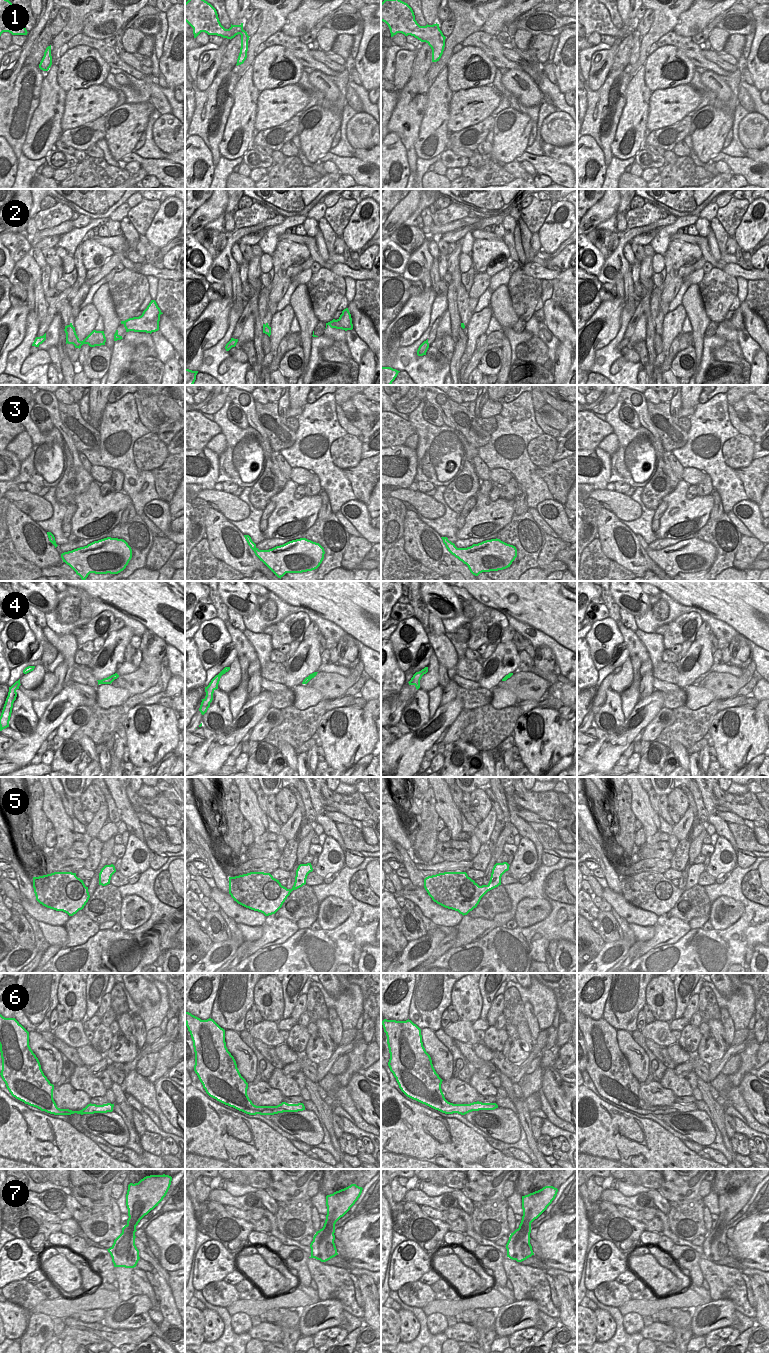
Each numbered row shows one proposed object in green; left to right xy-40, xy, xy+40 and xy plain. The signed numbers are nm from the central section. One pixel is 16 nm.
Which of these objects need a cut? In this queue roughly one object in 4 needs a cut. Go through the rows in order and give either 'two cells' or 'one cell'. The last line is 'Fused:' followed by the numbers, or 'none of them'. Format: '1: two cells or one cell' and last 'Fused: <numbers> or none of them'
1: one cell
2: one cell
3: one cell
4: two cells
5: one cell
6: one cell
7: one cell
Fused: 4

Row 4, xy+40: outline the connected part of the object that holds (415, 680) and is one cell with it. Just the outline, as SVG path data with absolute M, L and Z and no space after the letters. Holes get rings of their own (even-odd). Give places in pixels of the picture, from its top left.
M425 667L423 671L416 672L411 680L408 682L409 685L414 685L418 690L420 688L420 680L424 674L428 672L428 667Z

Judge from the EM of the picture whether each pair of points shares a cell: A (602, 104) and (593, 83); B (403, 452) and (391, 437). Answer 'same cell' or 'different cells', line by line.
A: different cells
B: different cells

